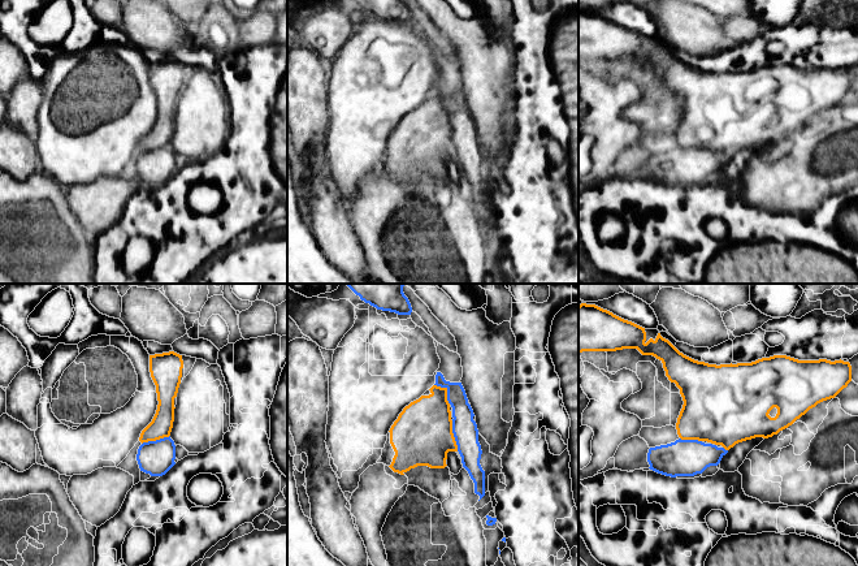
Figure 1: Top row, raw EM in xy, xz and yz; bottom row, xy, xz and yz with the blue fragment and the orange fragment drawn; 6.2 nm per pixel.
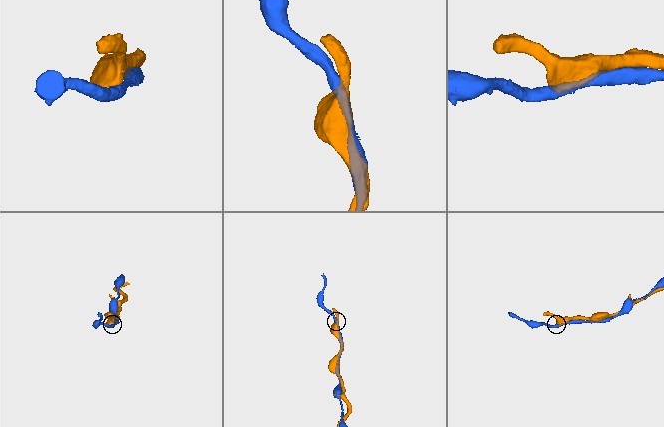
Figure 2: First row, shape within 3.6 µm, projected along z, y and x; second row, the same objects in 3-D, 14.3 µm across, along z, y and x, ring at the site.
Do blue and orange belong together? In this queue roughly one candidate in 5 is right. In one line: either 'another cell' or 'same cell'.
another cell

